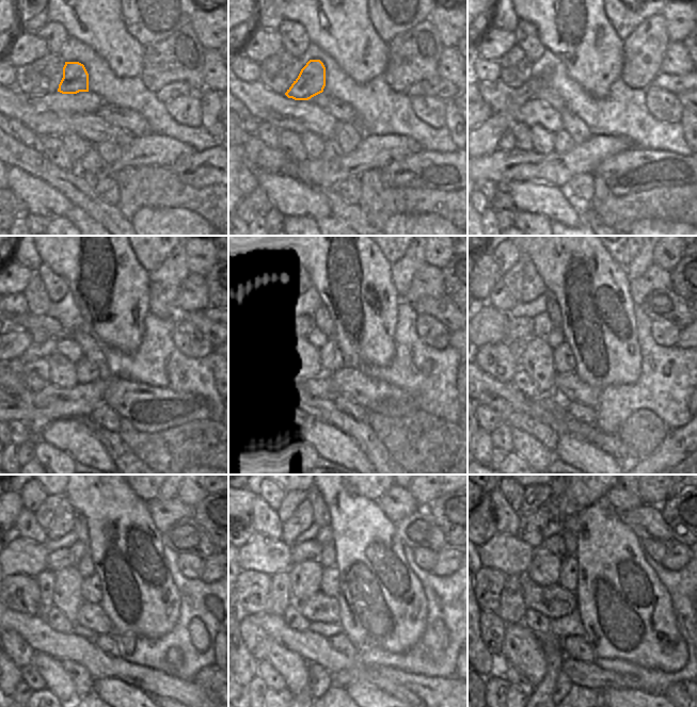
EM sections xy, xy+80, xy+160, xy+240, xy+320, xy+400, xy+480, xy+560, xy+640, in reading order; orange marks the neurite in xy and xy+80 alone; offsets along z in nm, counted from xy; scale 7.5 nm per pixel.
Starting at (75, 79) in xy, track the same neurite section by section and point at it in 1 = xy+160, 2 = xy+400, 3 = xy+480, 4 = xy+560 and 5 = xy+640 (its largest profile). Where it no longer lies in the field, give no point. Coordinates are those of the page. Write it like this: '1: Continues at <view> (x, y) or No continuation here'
1: Continues at xy+160 (526, 92)
2: Continues at xy+400 (519, 348)
3: Continues at xy+480 (45, 579)
4: Continues at xy+560 (280, 596)
5: Continues at xy+640 (511, 608)

